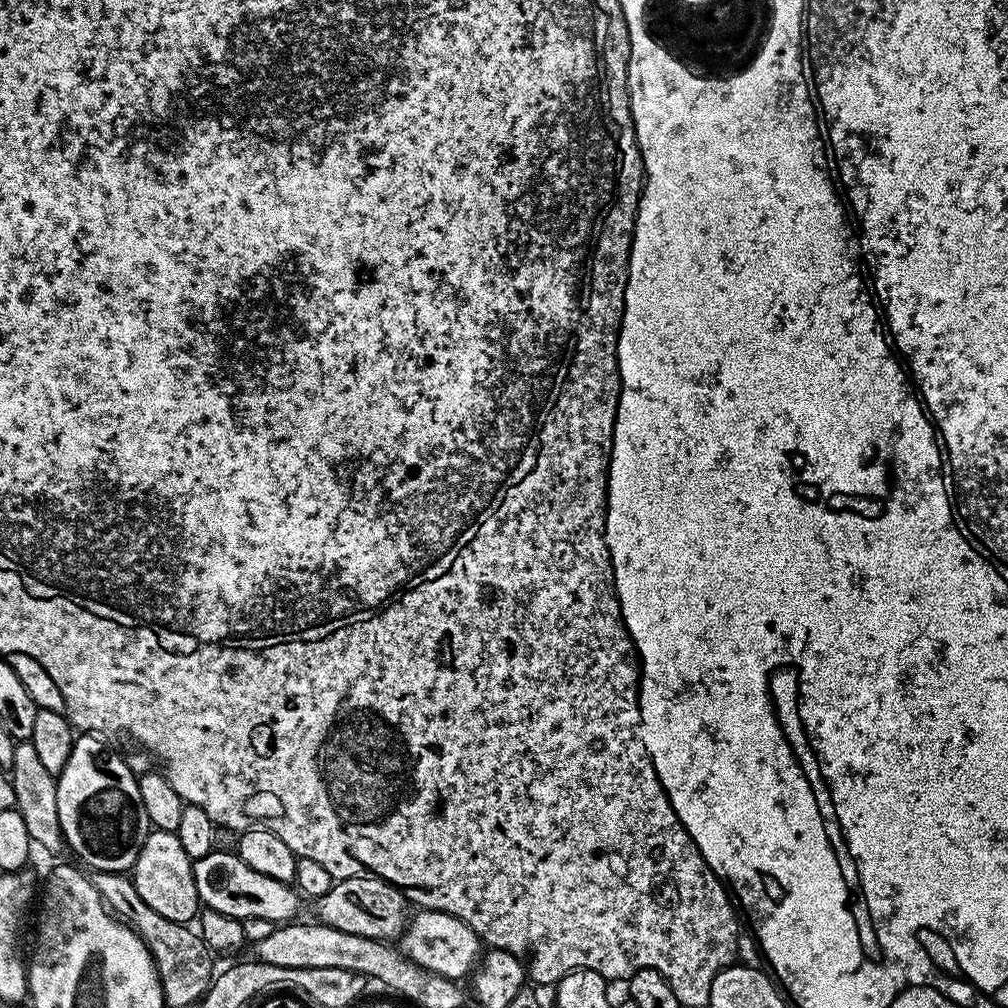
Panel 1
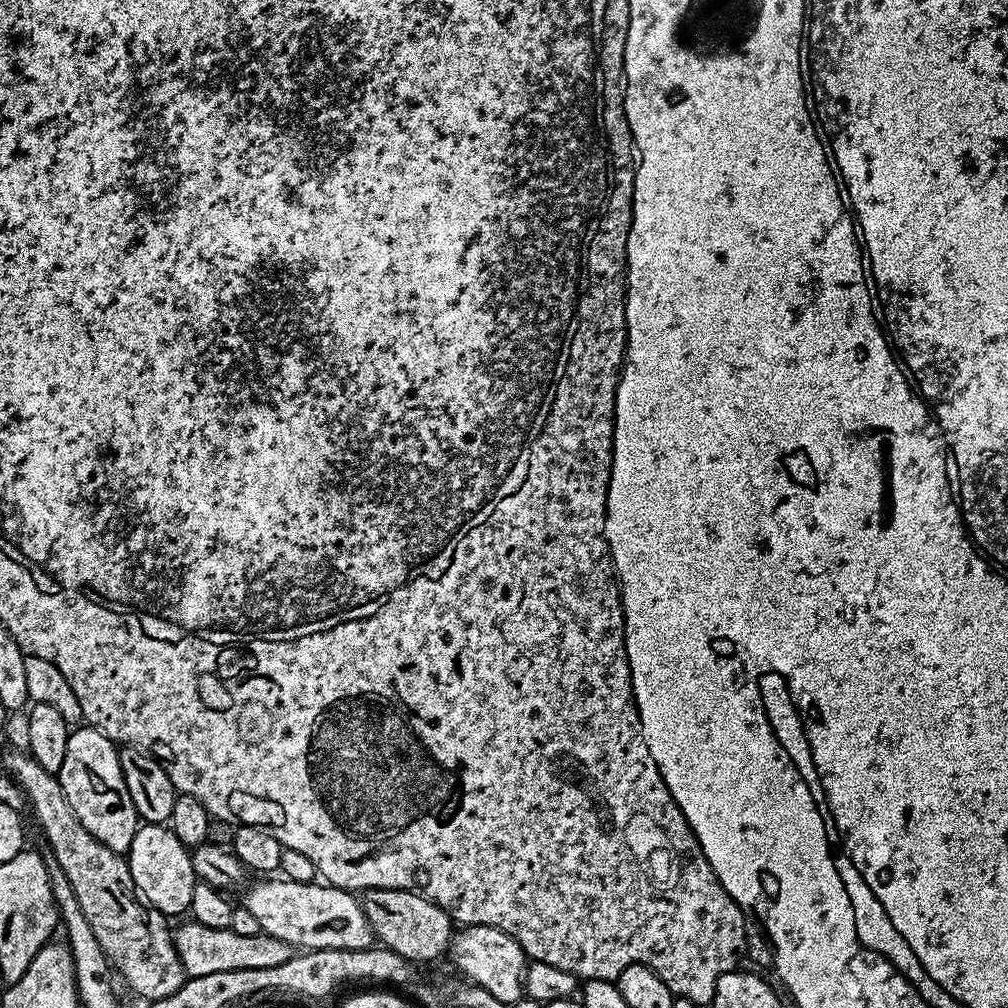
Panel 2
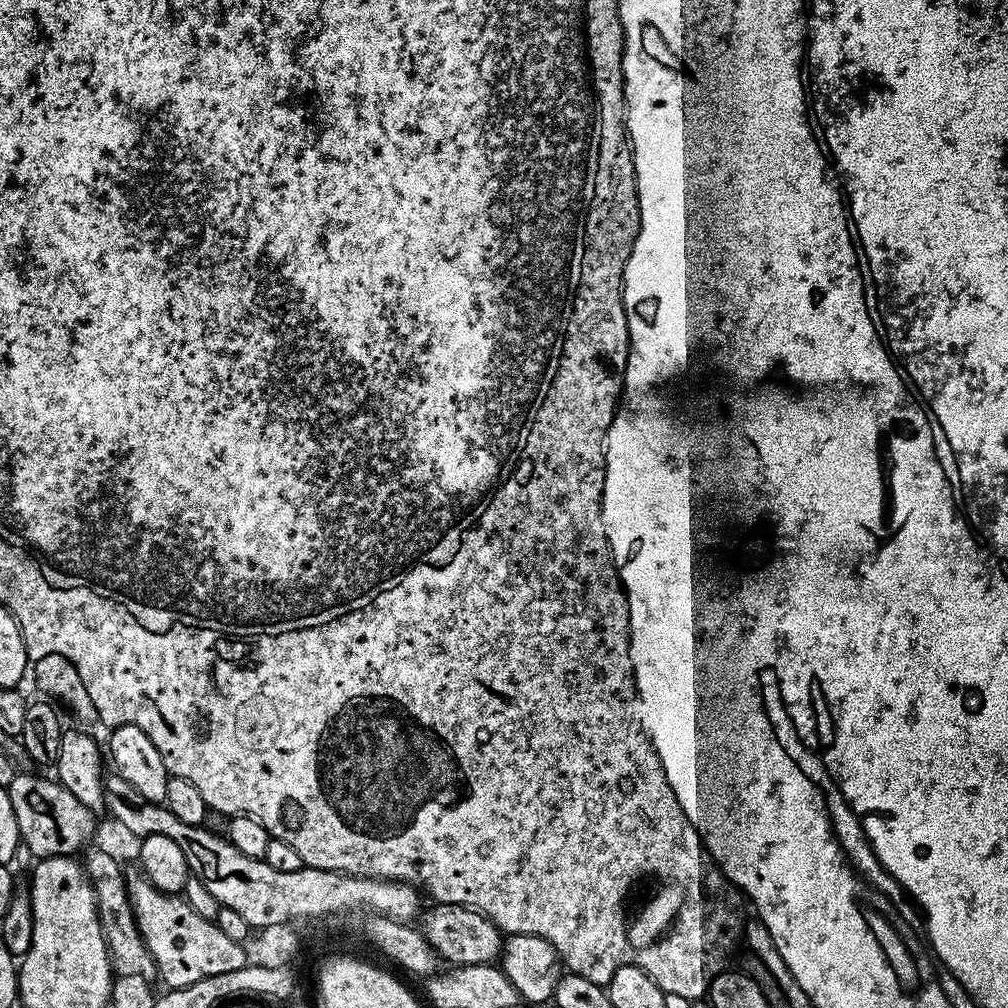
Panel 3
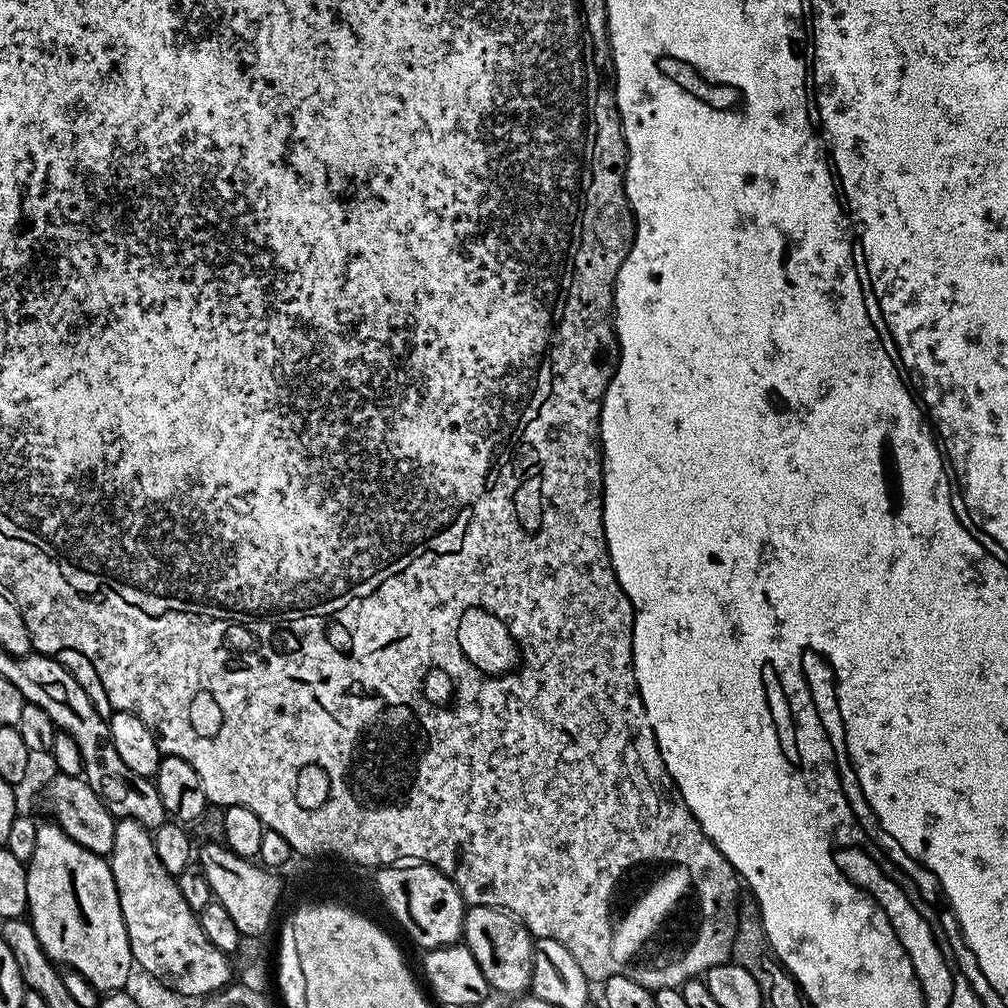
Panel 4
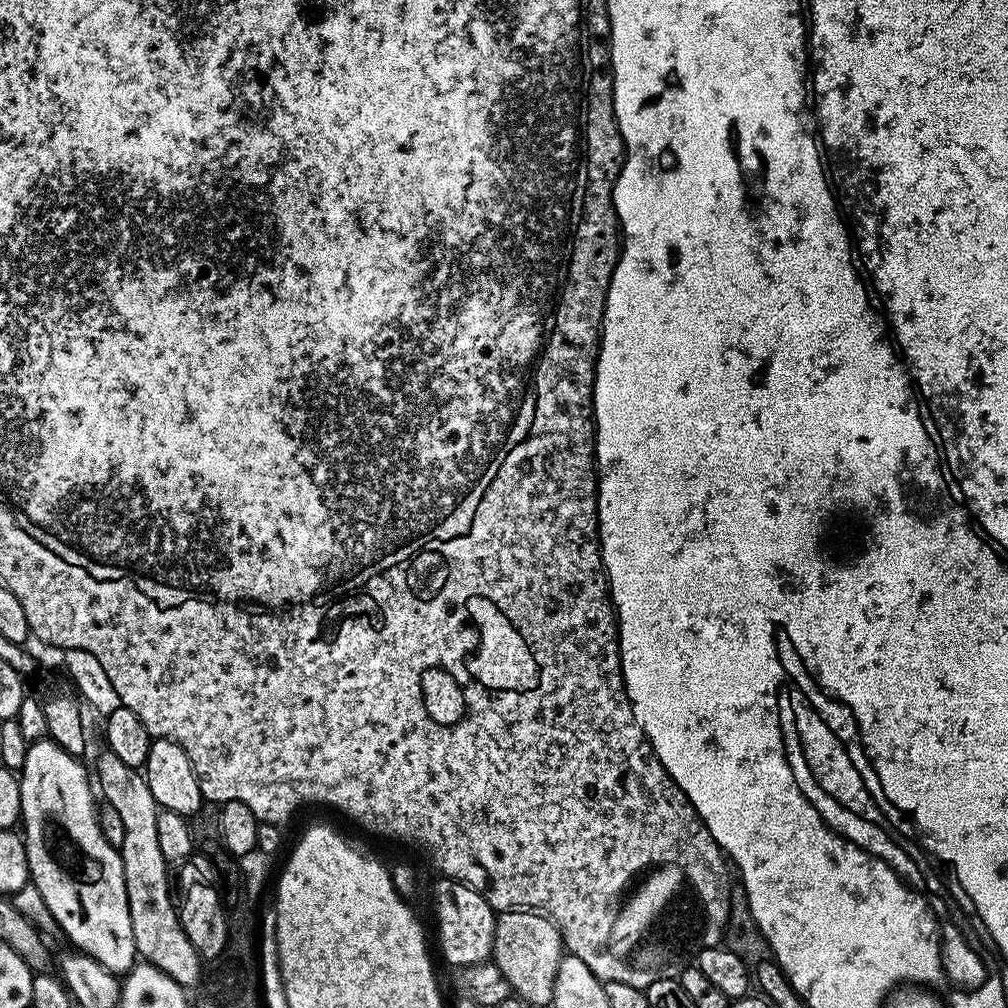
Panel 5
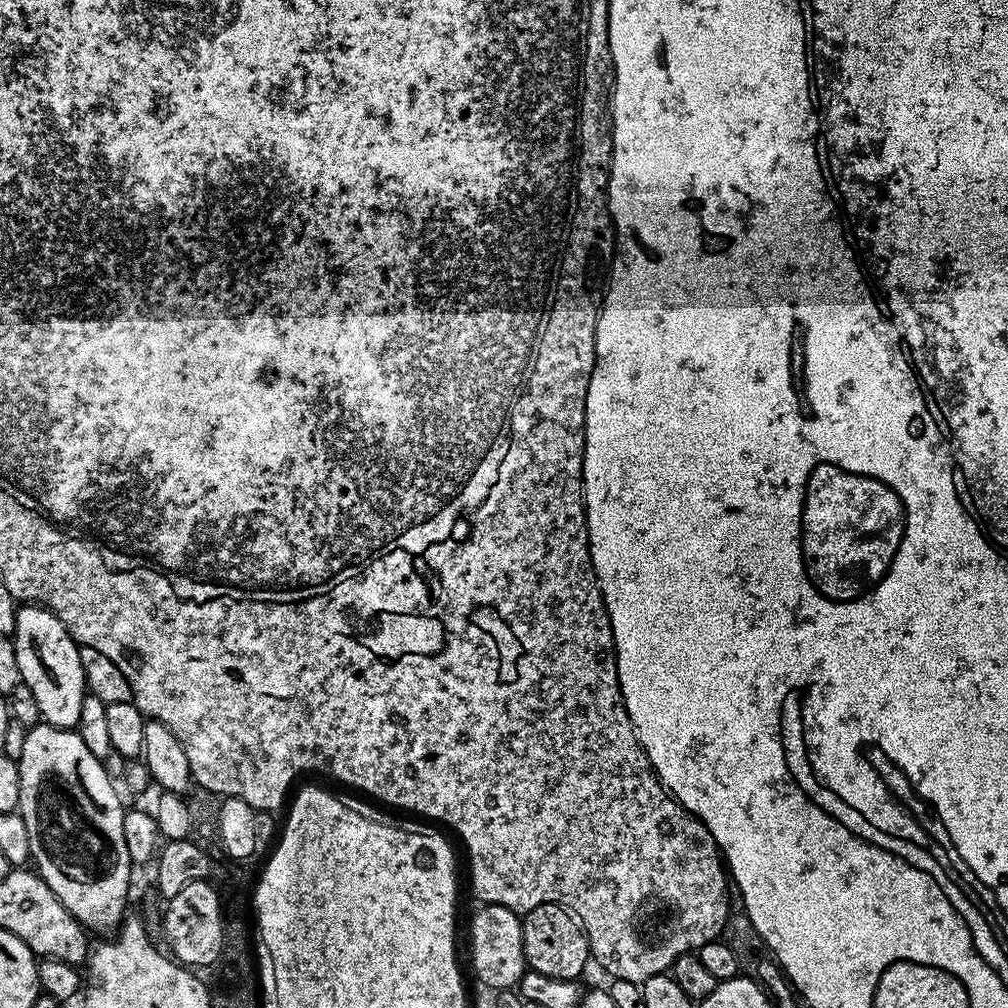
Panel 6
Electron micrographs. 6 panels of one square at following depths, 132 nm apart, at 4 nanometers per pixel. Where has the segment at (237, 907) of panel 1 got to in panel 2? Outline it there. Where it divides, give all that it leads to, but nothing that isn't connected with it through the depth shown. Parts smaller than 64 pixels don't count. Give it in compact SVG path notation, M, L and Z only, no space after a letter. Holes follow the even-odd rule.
M264 878L242 900L242 906L258 918L258 926L265 936L273 936L292 945L296 950L333 948L334 950L362 950L371 948L374 935L364 913L364 905L347 888L333 888L327 882L294 882L287 878Z

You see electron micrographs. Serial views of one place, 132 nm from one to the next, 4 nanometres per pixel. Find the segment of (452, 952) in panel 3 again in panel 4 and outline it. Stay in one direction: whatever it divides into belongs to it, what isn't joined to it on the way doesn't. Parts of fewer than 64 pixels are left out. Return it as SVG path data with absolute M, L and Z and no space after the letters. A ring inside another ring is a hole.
M473 904L464 914L462 943L470 950L470 954L474 954L493 993L505 992L506 995L516 998L531 989L534 937L521 920L500 908Z

